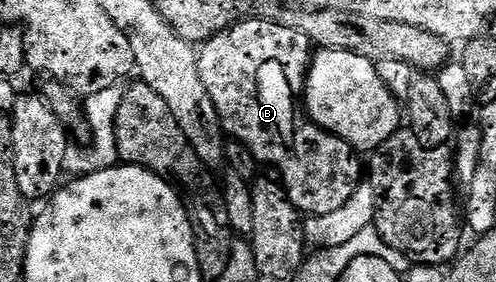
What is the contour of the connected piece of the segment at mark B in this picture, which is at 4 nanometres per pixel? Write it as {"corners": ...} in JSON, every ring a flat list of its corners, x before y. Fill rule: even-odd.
{"corners":[[241,19,232,28,216,33,198,49,198,75,225,134,240,141,265,166,273,165,288,197,308,217,328,216,349,202,361,185,360,157,347,141,335,137,313,123,304,107,304,84,308,82,308,66,312,64,314,47,306,35,290,31,273,21]]}

